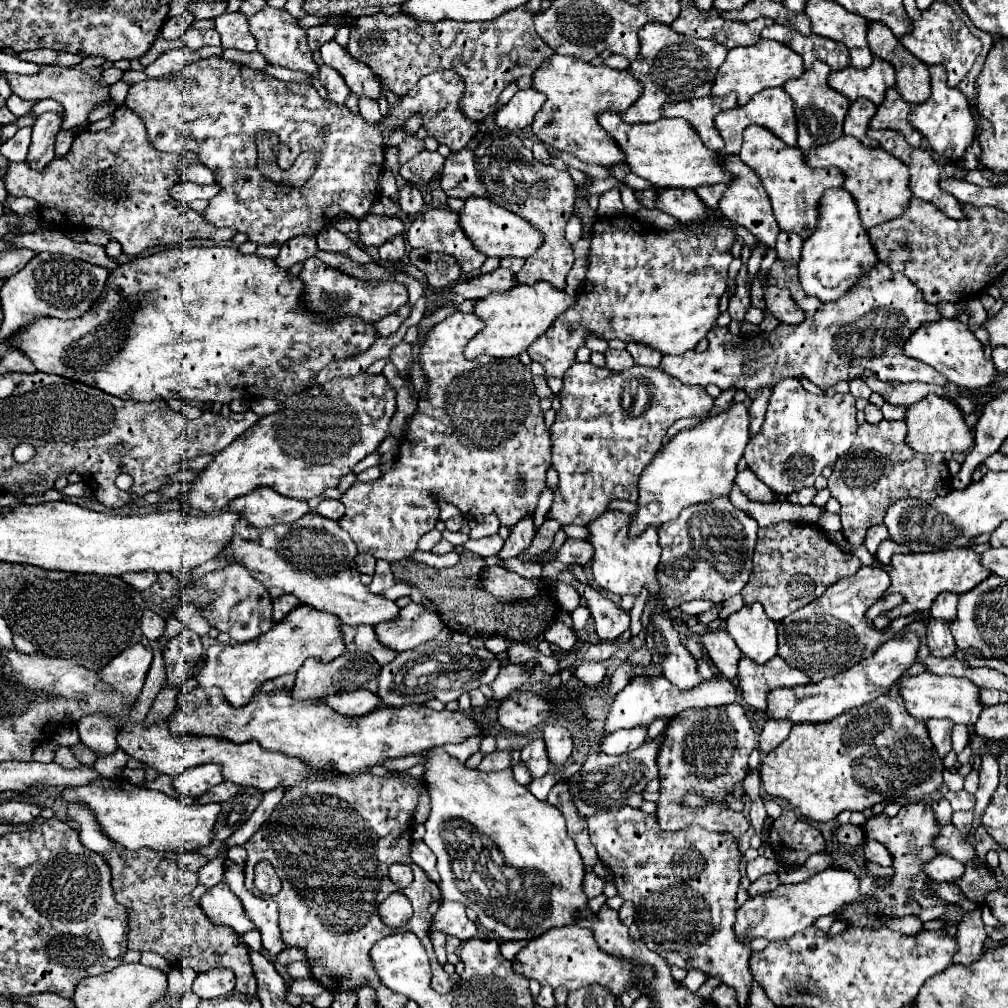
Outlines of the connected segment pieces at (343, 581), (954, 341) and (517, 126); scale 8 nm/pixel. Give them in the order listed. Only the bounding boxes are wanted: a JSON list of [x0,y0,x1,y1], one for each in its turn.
[[220,500,400,626],[904,318,998,390],[494,88,546,130]]

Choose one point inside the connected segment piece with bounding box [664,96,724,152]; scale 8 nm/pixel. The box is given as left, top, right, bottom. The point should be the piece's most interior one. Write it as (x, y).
(700, 113)

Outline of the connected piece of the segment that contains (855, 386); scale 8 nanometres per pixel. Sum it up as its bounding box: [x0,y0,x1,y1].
[850,378,872,398]

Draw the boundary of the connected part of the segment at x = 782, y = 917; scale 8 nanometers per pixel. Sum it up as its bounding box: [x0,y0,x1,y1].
[736,868,858,940]

